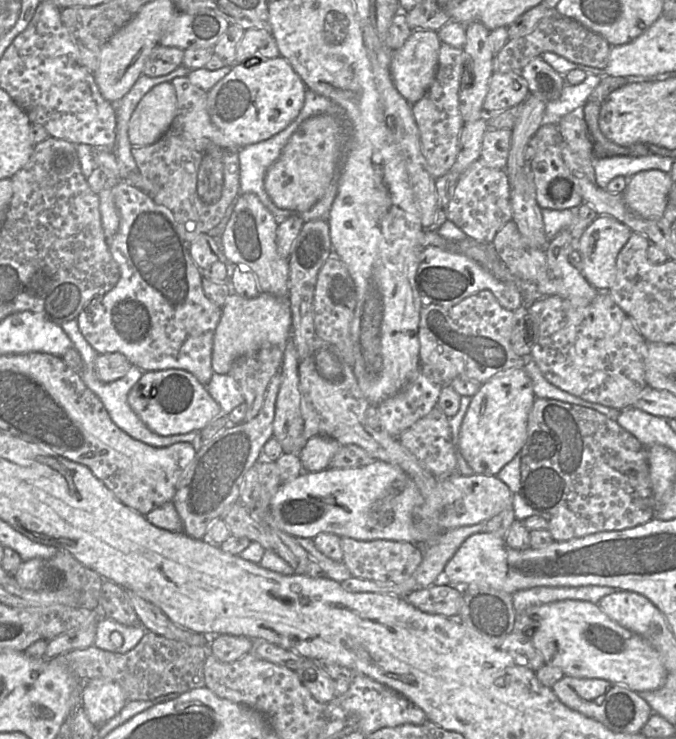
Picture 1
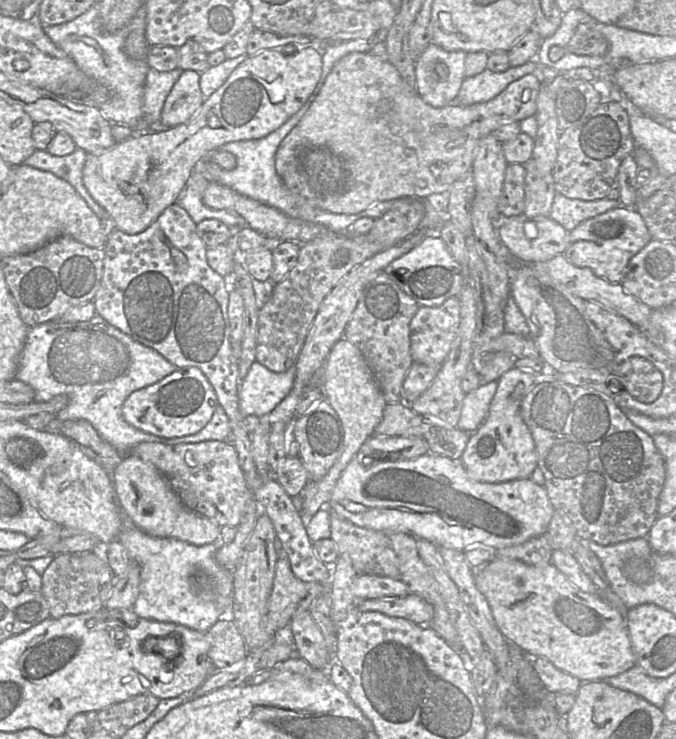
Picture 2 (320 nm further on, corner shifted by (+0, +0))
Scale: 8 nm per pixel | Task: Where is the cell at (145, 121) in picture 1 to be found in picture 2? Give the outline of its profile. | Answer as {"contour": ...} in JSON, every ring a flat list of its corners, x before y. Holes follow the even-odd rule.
{"contour":[[182,71,163,105,160,126,166,129,186,123,197,113,204,100,200,89,200,73]]}

